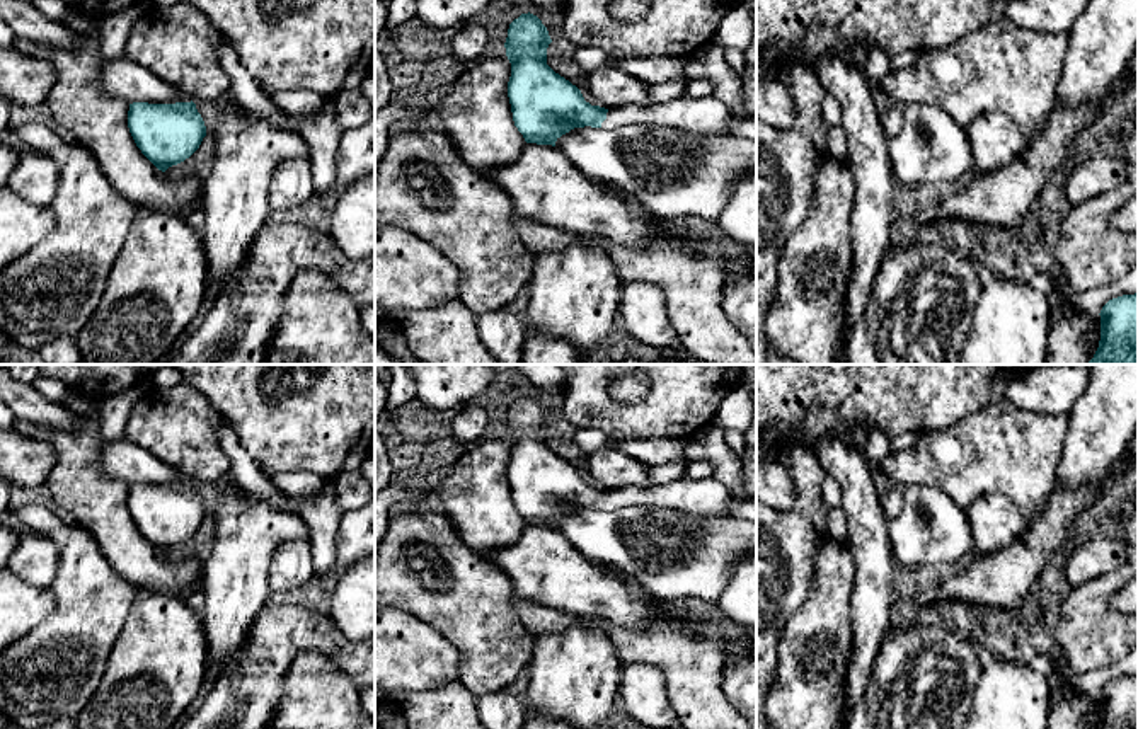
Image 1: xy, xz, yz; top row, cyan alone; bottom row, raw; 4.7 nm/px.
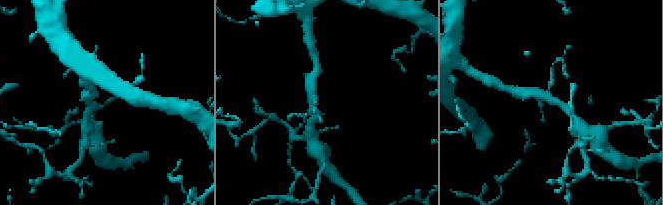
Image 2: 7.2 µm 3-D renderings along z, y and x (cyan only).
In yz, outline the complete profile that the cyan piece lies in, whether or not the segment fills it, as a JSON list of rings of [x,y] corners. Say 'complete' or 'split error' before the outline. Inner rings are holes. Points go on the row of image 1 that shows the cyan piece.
complete; [[[1138,293],[1109,300],[1099,315],[1101,341],[1089,364],[1138,364]]]

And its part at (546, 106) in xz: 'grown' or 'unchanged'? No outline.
grown

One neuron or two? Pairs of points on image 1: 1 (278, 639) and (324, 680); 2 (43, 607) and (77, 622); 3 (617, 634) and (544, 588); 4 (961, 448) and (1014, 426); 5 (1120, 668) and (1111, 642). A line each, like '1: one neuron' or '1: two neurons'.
1: two neurons
2: two neurons
3: two neurons
4: one neuron
5: two neurons

